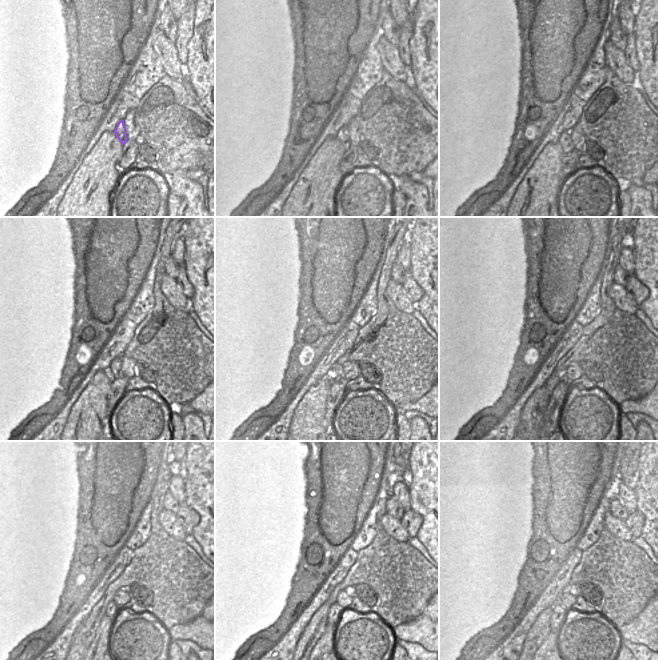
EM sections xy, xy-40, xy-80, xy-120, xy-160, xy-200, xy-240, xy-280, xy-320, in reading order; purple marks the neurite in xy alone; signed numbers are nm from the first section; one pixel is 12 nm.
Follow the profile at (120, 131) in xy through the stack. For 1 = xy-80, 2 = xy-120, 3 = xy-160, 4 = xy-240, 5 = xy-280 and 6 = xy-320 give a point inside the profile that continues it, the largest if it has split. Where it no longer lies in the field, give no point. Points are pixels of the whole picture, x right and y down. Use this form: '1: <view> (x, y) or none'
1: xy-80 (565, 141)
2: xy-120 (115, 370)
3: xy-160 (337, 373)
4: xy-240 (111, 608)
5: xy-280 (335, 610)
6: xy-320 (558, 615)

